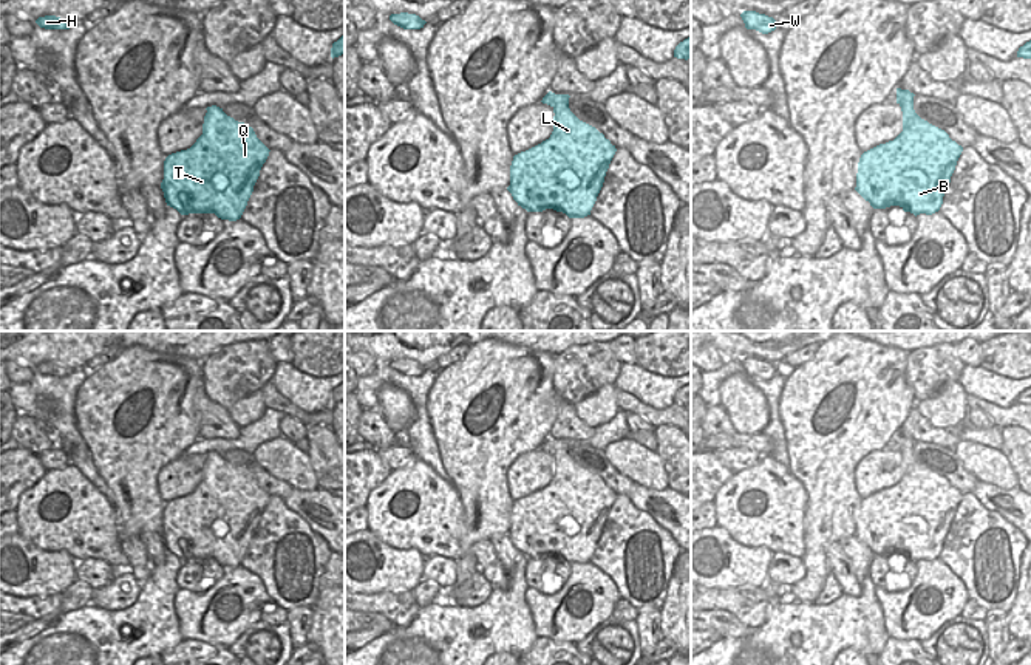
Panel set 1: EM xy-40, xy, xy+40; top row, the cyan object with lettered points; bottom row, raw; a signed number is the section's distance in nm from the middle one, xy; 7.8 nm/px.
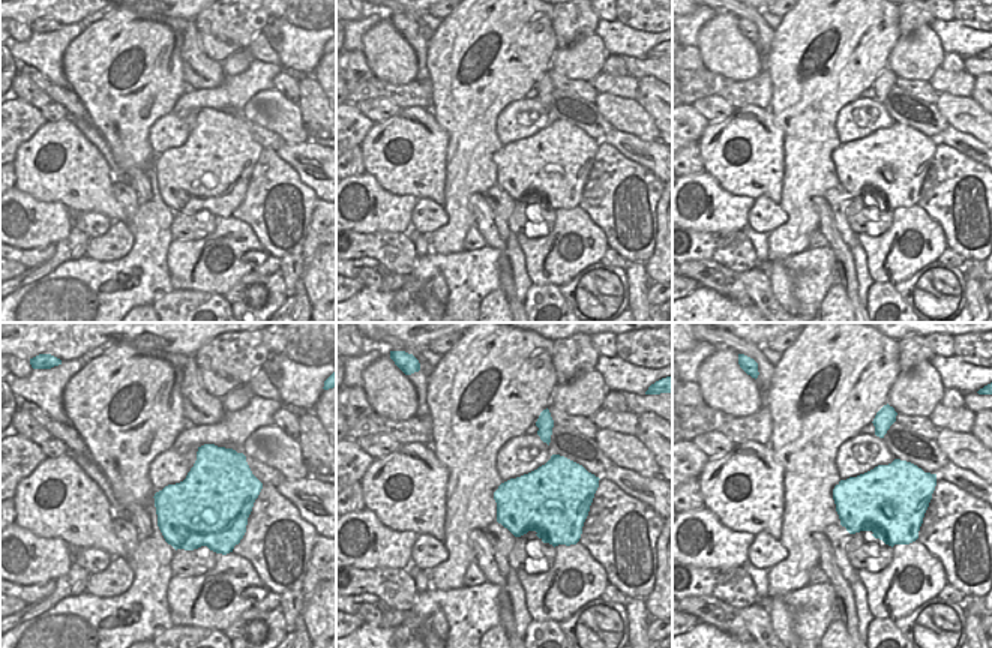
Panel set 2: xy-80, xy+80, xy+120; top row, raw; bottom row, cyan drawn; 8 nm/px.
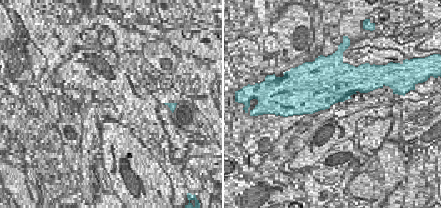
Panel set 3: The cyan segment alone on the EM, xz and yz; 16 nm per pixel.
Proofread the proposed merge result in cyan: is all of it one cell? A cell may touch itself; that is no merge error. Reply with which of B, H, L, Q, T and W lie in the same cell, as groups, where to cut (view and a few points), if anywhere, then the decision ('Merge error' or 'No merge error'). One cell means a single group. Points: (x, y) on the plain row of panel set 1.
Groups: B L Q T / H W. Split along xy (568, 446), (552, 452). Merge error.

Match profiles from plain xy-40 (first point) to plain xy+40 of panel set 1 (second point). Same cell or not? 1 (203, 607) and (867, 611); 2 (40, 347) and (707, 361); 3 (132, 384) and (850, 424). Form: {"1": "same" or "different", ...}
{"1": "different", "2": "different", "3": "same"}

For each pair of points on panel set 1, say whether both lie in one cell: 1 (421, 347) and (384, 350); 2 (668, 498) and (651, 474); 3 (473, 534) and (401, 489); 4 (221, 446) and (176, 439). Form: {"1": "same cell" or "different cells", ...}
{"1": "same cell", "2": "different cells", "3": "different cells", "4": "different cells"}

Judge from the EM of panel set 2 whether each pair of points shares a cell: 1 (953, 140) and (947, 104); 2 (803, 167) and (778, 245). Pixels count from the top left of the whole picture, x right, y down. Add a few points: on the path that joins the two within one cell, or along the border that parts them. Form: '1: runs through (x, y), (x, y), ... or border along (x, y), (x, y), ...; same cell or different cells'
1: border along (949, 125), (970, 134), (976, 140); different cells
2: runs through (799, 186), (797, 225); same cell

